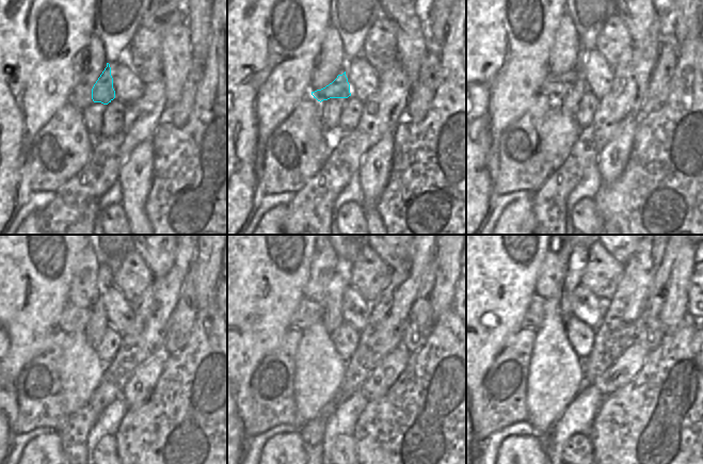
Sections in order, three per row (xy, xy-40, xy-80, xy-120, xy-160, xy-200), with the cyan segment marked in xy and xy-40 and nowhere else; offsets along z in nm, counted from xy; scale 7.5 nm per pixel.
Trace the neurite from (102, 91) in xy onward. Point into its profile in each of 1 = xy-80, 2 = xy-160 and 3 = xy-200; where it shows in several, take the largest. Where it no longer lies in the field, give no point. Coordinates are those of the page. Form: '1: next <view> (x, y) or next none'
1: next xy-80 (555, 85)
2: next xy-160 (308, 313)
3: next xy-200 (534, 314)

